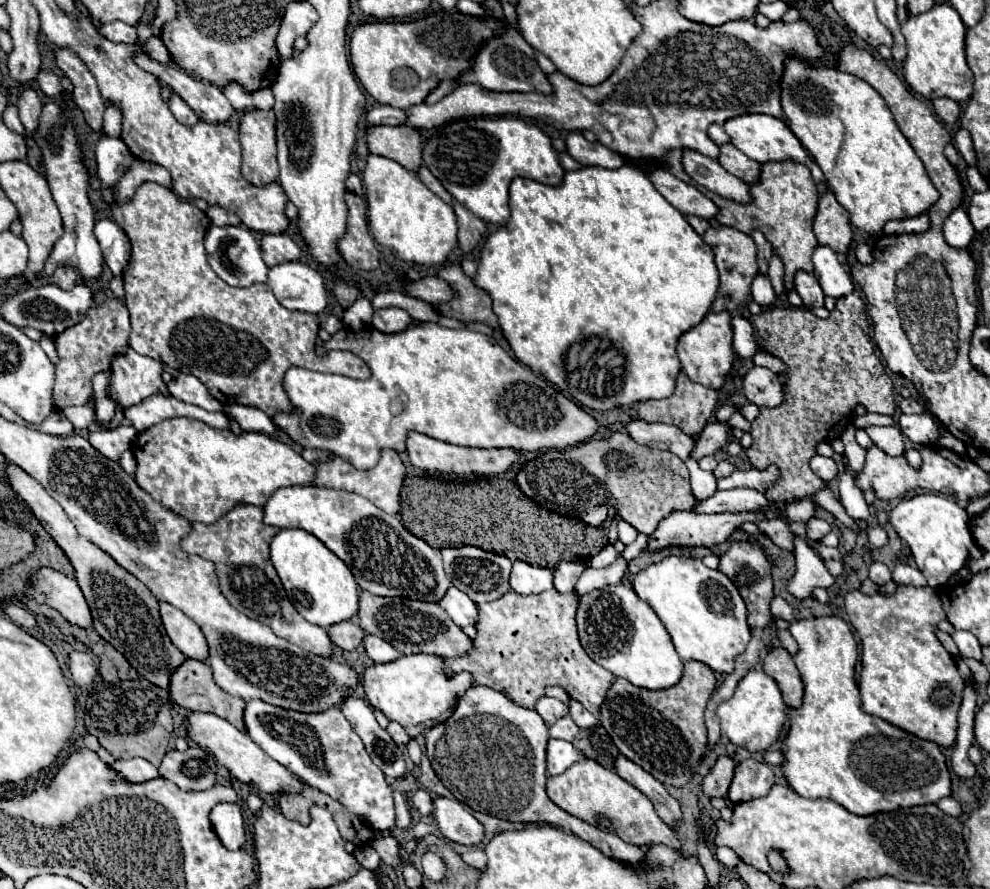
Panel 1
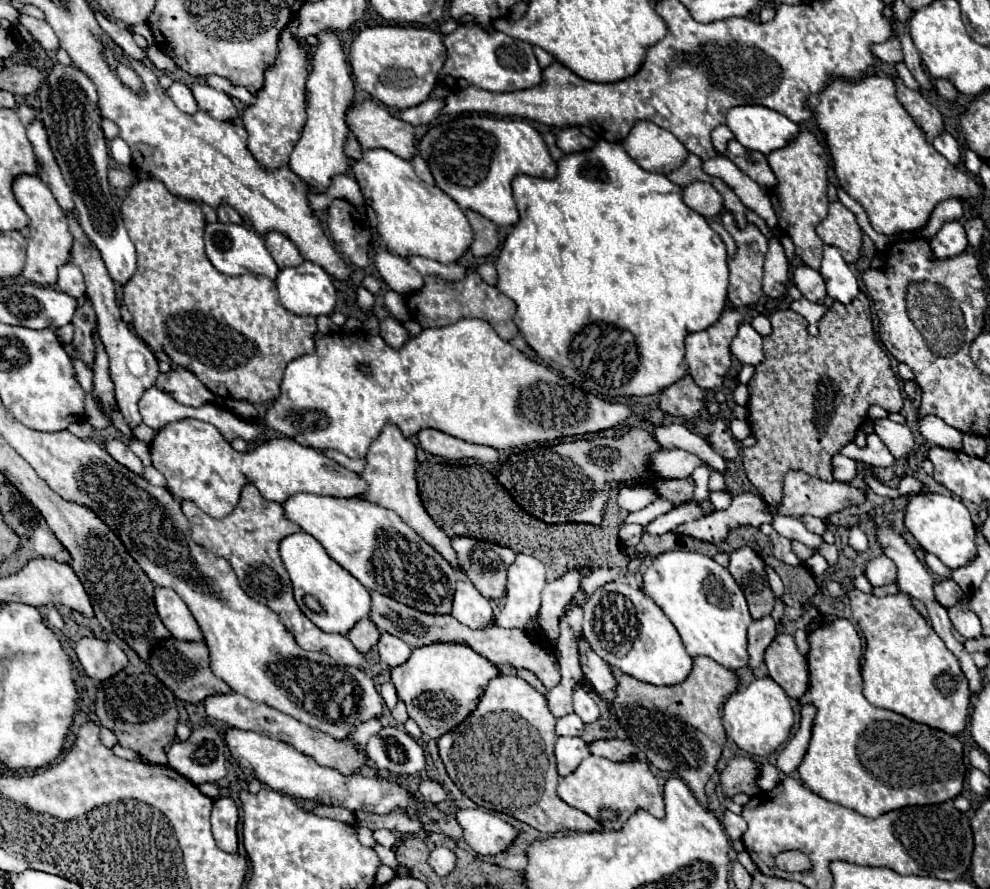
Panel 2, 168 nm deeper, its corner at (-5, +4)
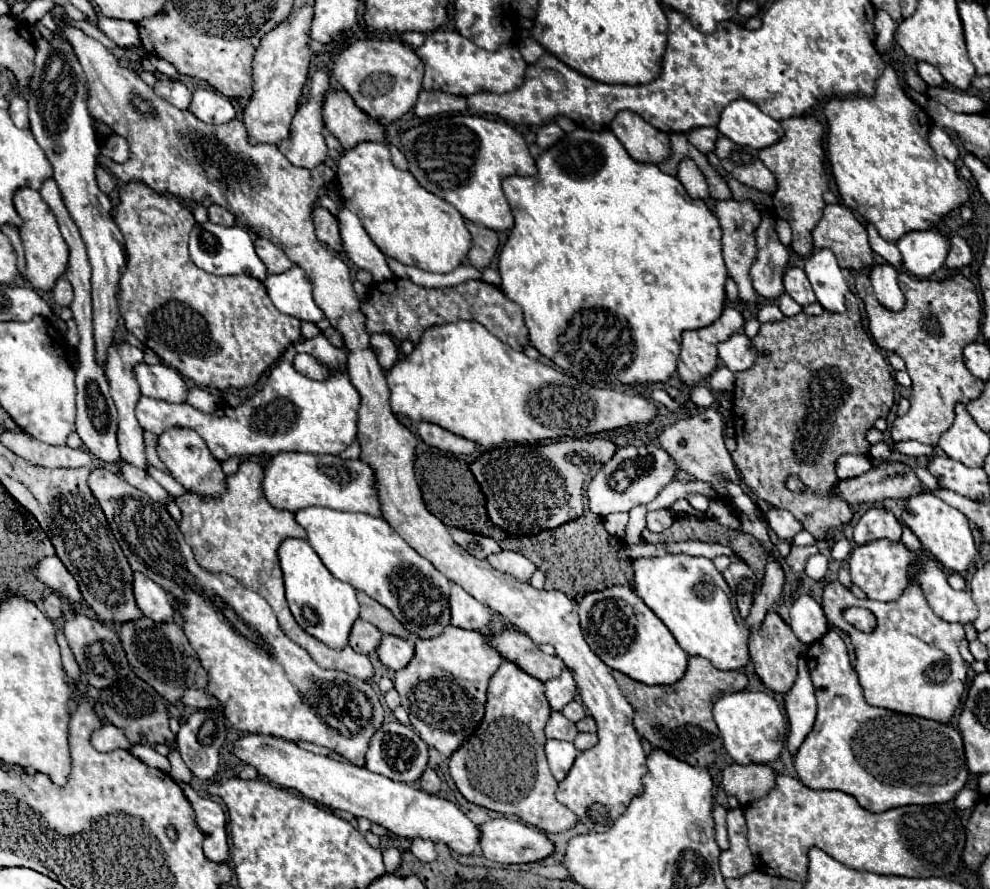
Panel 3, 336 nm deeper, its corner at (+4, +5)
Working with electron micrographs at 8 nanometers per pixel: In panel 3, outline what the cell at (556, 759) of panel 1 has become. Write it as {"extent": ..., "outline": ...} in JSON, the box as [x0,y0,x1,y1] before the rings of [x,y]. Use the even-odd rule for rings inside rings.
{"extent":[545,739,579,781],"outline":[[[547,739],[545,751],[547,751],[547,759],[549,759],[549,767],[551,767],[553,777],[557,781],[563,781],[575,761],[575,757],[579,755],[579,751],[573,747],[573,743],[555,741],[555,739]]]}

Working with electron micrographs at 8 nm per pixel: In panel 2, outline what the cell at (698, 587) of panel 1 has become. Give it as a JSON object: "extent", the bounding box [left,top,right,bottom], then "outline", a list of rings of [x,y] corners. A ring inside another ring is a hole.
{"extent":[642,550,753,670],"outline":[[[674,550],[657,556],[642,577],[644,593],[670,618],[692,658],[708,656],[728,670],[748,665],[747,630],[753,619],[742,588],[726,568],[704,554]]]}

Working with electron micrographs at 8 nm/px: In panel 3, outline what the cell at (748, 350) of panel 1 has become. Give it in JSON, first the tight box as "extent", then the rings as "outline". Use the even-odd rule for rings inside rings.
{"extent":[717,333,757,373],"outline":[[[735,333],[731,335],[727,341],[717,345],[719,349],[719,357],[725,363],[727,369],[731,369],[733,373],[737,371],[745,371],[749,367],[753,367],[757,351],[751,347],[751,341],[743,335],[743,333]]]}

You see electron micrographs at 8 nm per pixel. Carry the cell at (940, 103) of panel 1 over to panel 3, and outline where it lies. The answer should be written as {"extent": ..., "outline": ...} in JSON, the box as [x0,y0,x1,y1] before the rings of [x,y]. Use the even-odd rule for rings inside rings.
{"extent":[917,61,945,87],"outline":[[[917,61],[917,73],[919,73],[919,77],[921,77],[925,83],[929,83],[929,85],[937,85],[937,87],[945,85],[943,75],[941,75],[933,65],[929,65],[929,63],[925,63],[925,61]]]}

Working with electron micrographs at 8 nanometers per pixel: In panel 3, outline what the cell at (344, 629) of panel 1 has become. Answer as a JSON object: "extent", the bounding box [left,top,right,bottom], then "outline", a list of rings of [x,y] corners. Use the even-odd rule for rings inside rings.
{"extent":[349,619,383,655],"outline":[[[357,619],[353,629],[351,629],[351,635],[349,635],[349,645],[357,653],[369,655],[371,651],[375,651],[379,647],[381,639],[383,639],[383,633],[375,625],[371,625],[371,623],[363,621],[363,619]]]}

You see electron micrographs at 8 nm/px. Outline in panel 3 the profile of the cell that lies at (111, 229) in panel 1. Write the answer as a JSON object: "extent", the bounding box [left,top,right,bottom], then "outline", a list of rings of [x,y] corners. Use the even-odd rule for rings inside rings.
{"extent":[29,33,125,367],"outline":[[[57,33],[53,35],[51,41],[39,39],[35,43],[37,55],[35,55],[35,73],[31,79],[31,93],[29,93],[29,119],[31,119],[31,133],[35,135],[37,143],[45,151],[47,159],[53,165],[53,179],[59,185],[61,197],[71,213],[71,219],[79,227],[79,233],[87,245],[89,261],[93,267],[91,275],[91,299],[93,299],[93,337],[95,337],[95,361],[97,365],[105,367],[107,361],[107,349],[113,343],[113,335],[117,329],[119,321],[119,307],[117,307],[117,285],[119,277],[125,267],[125,247],[123,247],[123,235],[119,227],[115,225],[111,217],[111,199],[99,191],[97,181],[95,181],[95,167],[97,167],[97,155],[99,155],[99,145],[97,145],[97,133],[95,133],[95,123],[93,117],[87,109],[87,79],[83,75],[83,69],[75,57],[75,51],[69,41],[59,37]]]}

